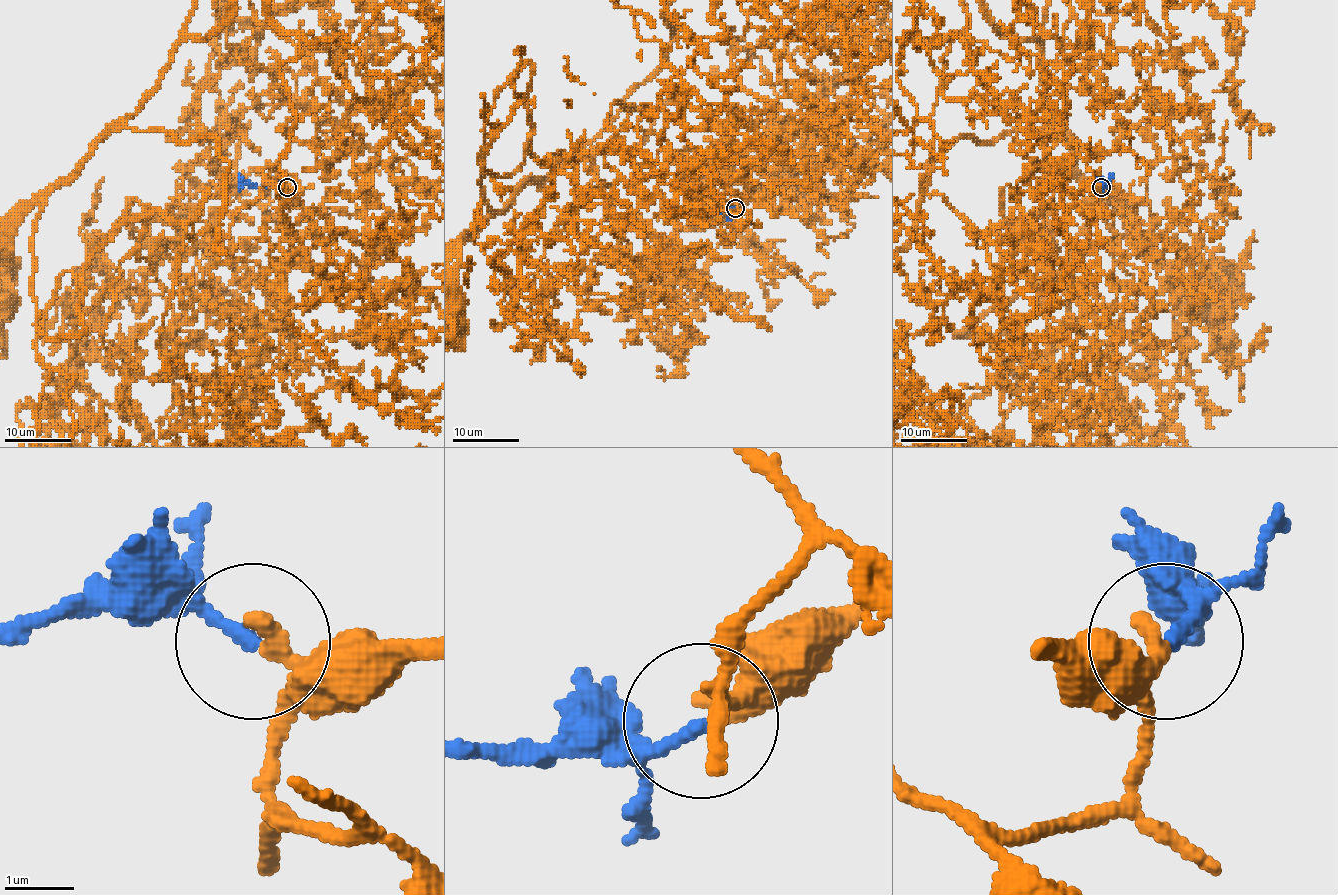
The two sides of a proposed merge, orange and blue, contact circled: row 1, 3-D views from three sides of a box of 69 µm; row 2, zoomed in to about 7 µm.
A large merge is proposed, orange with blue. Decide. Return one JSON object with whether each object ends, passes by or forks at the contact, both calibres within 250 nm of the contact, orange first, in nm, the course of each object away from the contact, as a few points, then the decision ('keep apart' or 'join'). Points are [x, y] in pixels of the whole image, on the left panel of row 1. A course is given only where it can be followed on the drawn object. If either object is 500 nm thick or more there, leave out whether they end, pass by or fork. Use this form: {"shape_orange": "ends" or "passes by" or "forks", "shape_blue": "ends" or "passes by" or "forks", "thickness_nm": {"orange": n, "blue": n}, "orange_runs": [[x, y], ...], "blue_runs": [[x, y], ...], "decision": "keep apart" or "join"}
{"shape_orange": "passes by", "shape_blue": "ends", "thickness_nm": {"orange": 240, "blue": 190}, "orange_runs": [[288, 187], [225, 236], [127, 220], [83, 273], [83, 331], [50, 336], [40, 200]], "decision": "join"}

